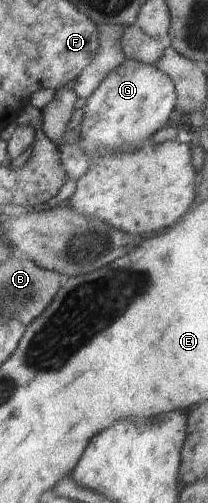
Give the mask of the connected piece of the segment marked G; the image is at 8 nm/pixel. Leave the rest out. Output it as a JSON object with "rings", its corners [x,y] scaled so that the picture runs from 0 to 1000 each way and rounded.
{"rings":[[[601,115],[413,197],[404,235],[375,250],[394,284],[313,284],[284,294],[288,324],[322,356],[375,360],[423,344],[428,312],[510,308],[538,296],[663,296],[692,276],[793,252],[817,225],[851,209],[837,163],[740,127],[712,129]]]}

